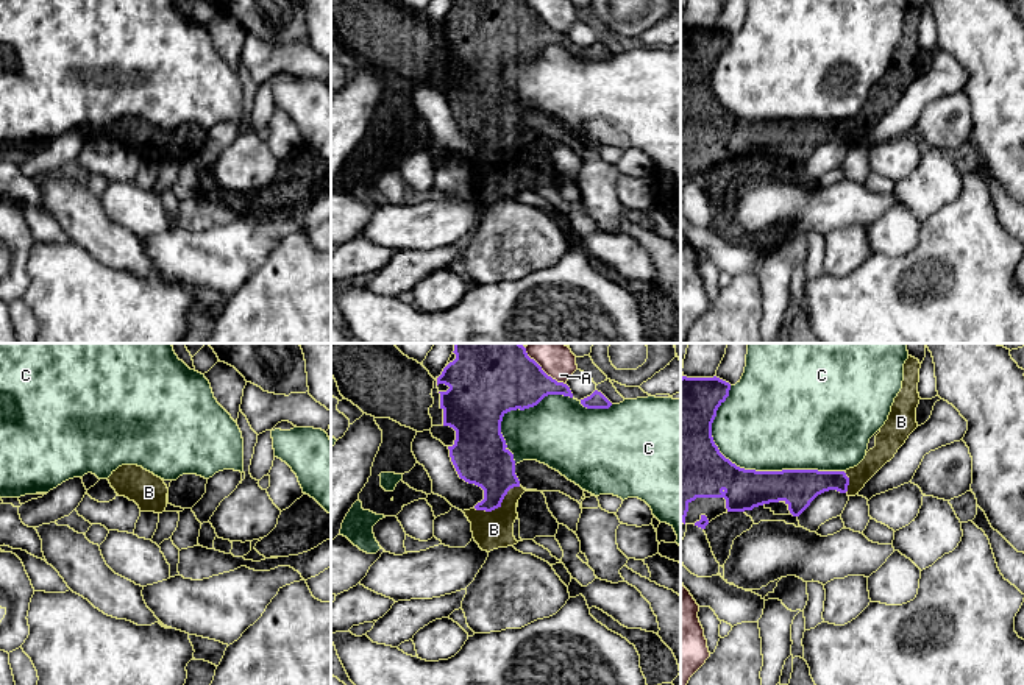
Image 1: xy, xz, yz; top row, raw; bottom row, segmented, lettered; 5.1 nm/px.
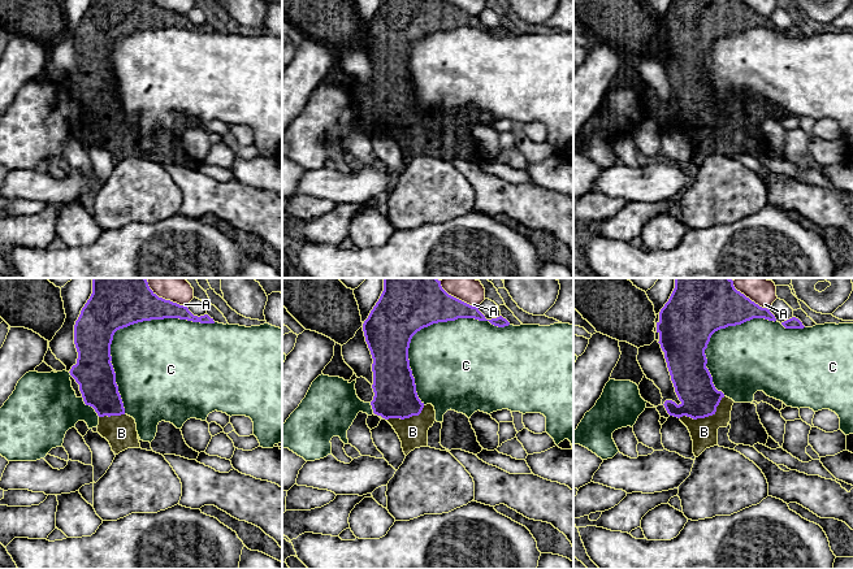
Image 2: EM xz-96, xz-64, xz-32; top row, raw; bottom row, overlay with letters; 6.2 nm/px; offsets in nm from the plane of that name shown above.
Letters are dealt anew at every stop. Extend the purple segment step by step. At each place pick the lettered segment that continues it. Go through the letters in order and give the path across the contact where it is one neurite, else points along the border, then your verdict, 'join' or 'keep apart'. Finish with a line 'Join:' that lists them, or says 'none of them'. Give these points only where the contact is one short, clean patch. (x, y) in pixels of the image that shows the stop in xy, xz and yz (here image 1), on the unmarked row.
A: keep apart
B: runs through xz (483, 110), (500, 133), (500, 155), (494, 167), (494, 180); join
C: keep apart
Join: B

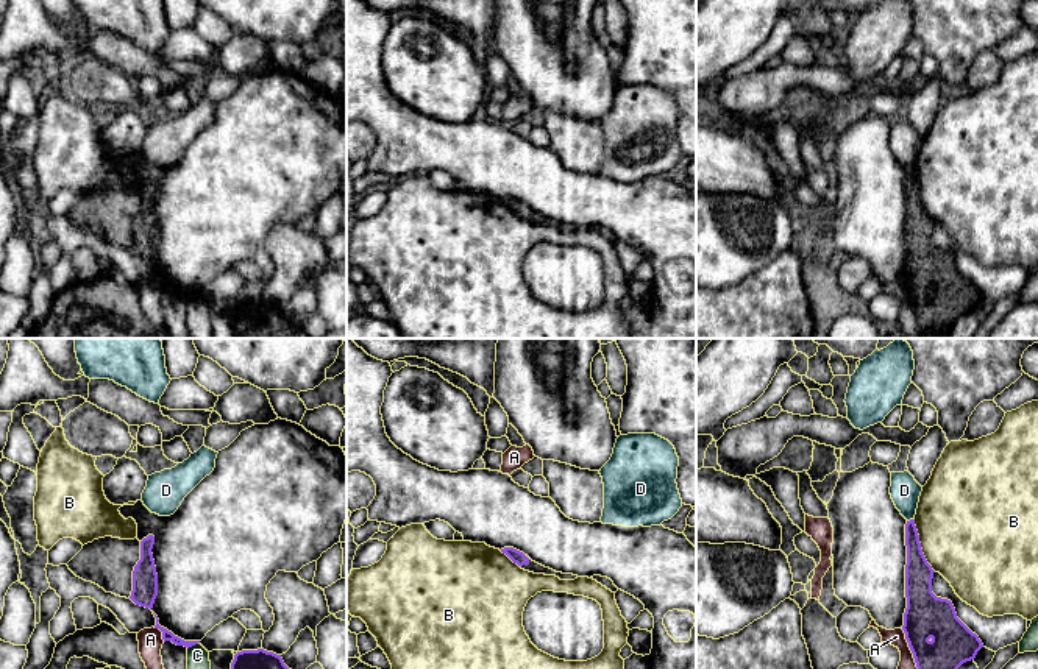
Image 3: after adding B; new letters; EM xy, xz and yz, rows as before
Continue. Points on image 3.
A: border along yz (901, 278), (921, 329); keep apart
B: keep apart
C: keep apart
D: border along yz (913, 169), (907, 172); keep apart
Join: none of them

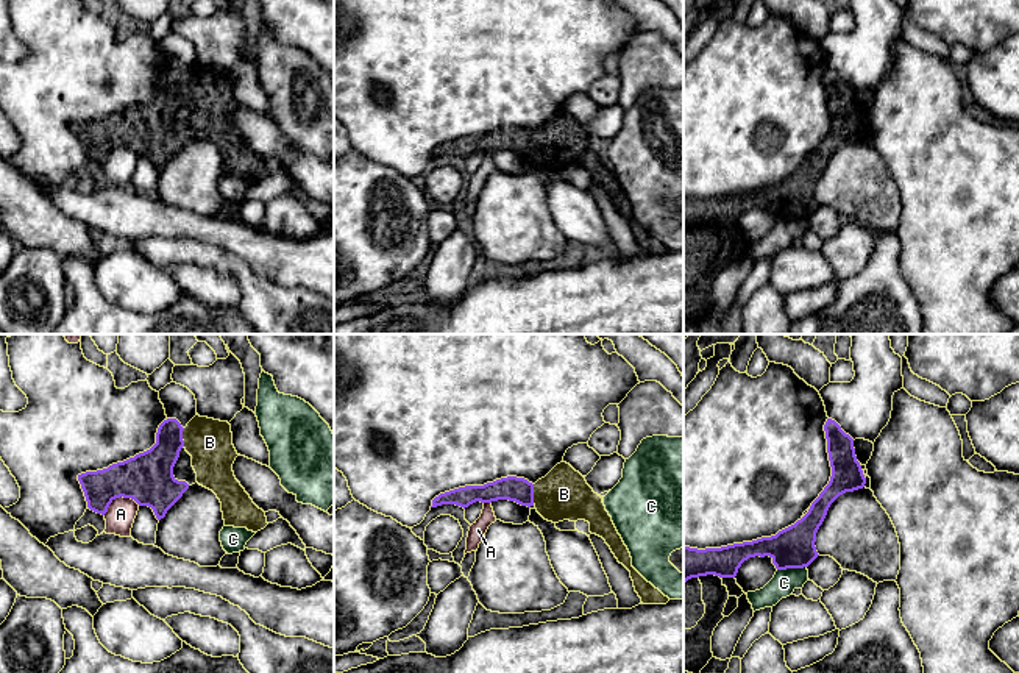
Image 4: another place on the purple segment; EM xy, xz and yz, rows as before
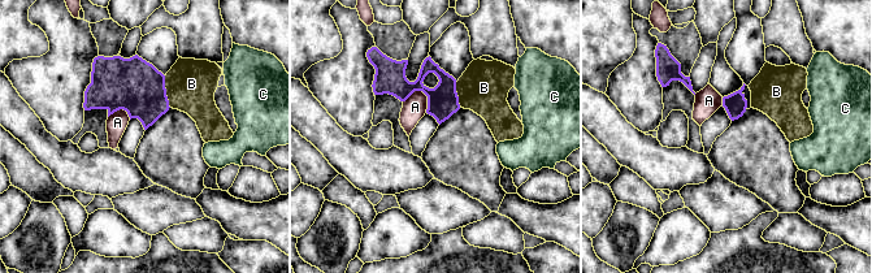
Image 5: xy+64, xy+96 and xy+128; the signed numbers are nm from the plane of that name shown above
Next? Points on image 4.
A: border along xy (139, 155), (130, 149), (117, 147), (103, 164); keep apart
B: join
C: border along yz (805, 216), (777, 220); keep apart
Join: B

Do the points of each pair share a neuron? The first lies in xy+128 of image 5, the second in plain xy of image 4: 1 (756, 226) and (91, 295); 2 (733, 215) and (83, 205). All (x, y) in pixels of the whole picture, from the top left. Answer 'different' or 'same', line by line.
1: same
2: different

